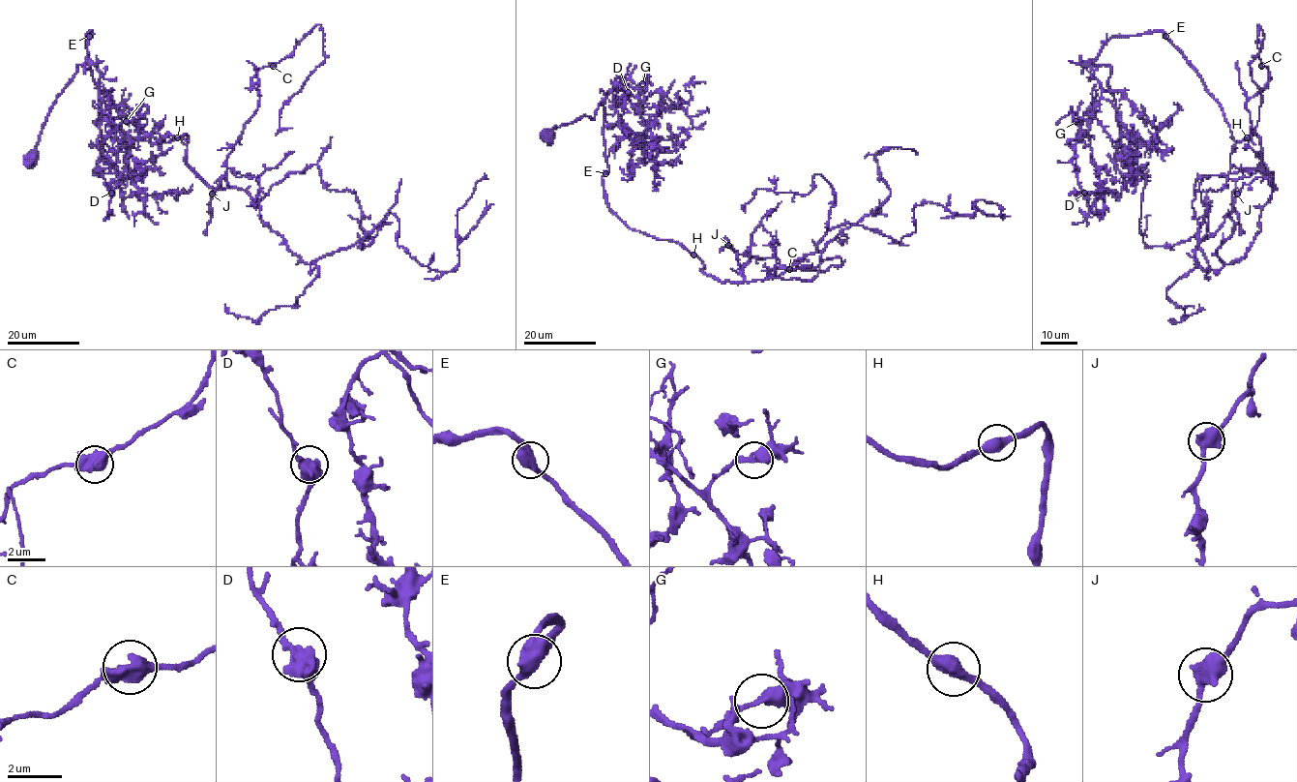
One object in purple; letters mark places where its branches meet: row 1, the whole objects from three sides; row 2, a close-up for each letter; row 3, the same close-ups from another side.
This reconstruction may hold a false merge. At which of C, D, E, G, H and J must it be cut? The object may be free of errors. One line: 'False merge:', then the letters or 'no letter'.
False merge: no letter

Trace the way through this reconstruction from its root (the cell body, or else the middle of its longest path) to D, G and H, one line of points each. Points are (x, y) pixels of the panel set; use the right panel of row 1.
D: (1128, 158), (1108, 86), (1110, 67), (1087, 61), (1102, 98), (1082, 115), (1075, 146), (1084, 193)
G: (1128, 158), (1108, 86), (1109, 66), (1083, 64), (1100, 83), (1102, 98), (1083, 114), (1079, 128), (1075, 121)
H: (1128, 158), (1108, 86), (1110, 67), (1094, 63), (1116, 36), (1161, 30), (1219, 103), (1233, 139), (1247, 137)

